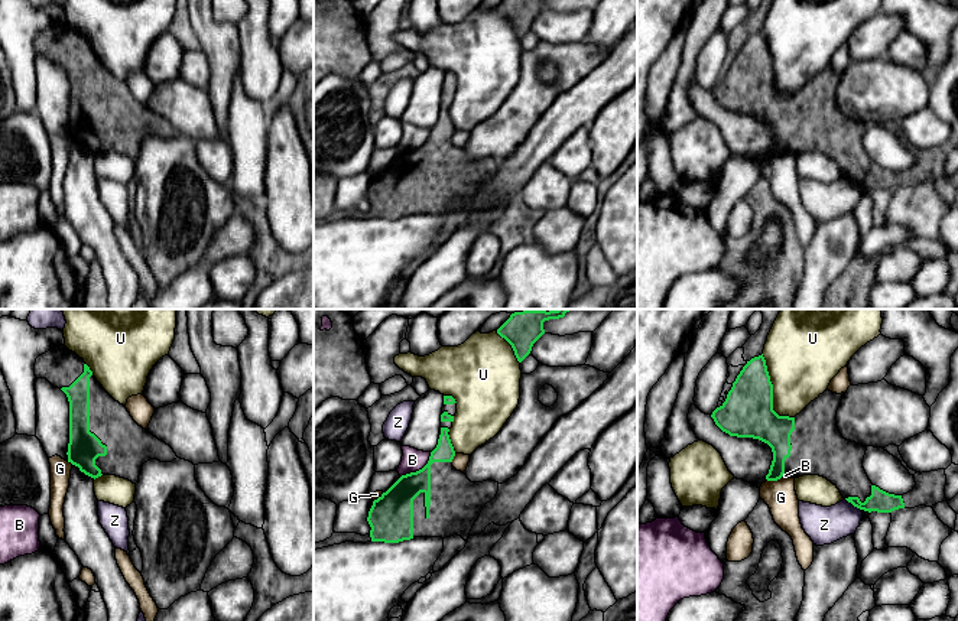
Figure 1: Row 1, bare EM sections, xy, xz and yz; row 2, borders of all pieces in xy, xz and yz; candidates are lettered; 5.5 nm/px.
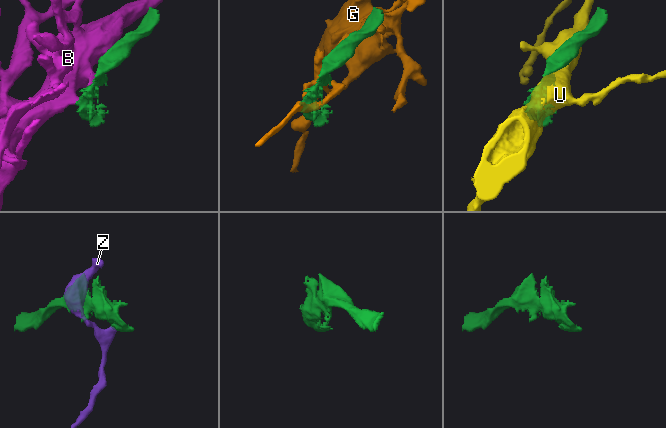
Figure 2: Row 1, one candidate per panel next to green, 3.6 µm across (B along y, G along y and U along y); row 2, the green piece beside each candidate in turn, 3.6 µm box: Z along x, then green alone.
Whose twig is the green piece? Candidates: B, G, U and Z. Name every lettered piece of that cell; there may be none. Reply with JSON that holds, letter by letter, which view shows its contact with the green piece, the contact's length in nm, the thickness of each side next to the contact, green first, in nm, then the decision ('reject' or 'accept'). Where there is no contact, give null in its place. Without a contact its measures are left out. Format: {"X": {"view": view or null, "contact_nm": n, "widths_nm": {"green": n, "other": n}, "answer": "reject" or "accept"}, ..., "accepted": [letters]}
{"B": {"view": "xz", "contact_nm": 220, "widths_nm": {"green": 200, "other": 120}, "answer": "reject"}, "G": {"view": "yz", "contact_nm": 80, "widths_nm": {"green": 150, "other": 170}, "answer": "reject"}, "U": {"view": "yz", "contact_nm": 400, "widths_nm": {"green": 280, "other": 400}, "answer": "reject"}, "Z": {"view": "yz", "contact_nm": 110, "widths_nm": {"green": 120, "other": 200}, "answer": "reject"}, "accepted": []}

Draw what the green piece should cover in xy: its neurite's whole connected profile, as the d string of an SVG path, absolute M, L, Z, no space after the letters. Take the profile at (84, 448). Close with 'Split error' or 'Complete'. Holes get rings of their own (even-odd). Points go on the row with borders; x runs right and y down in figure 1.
M65 345L39 355L35 362L35 375L46 378L66 394L69 401L68 462L85 475L94 479L101 475L116 475L136 484L144 462L150 459L172 462L178 458L169 445L139 426L127 409L103 388L84 360Z. Split error

